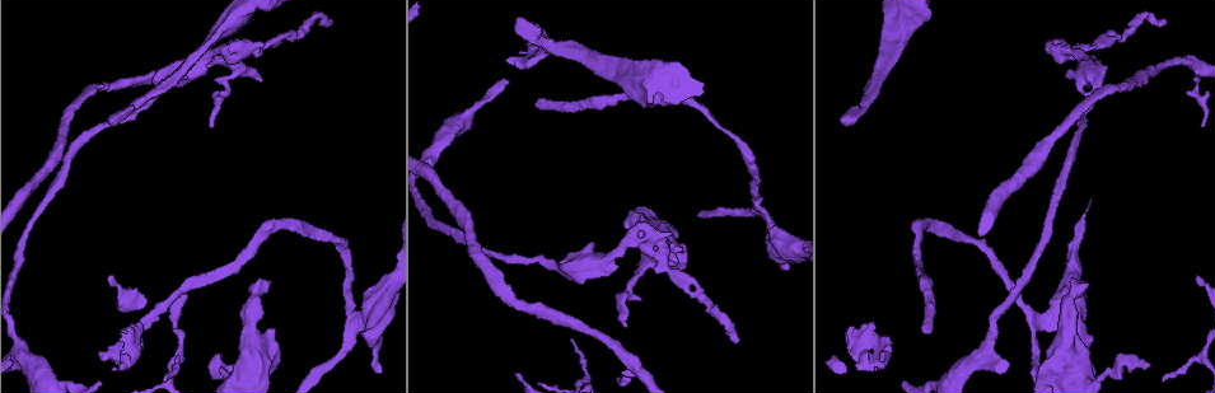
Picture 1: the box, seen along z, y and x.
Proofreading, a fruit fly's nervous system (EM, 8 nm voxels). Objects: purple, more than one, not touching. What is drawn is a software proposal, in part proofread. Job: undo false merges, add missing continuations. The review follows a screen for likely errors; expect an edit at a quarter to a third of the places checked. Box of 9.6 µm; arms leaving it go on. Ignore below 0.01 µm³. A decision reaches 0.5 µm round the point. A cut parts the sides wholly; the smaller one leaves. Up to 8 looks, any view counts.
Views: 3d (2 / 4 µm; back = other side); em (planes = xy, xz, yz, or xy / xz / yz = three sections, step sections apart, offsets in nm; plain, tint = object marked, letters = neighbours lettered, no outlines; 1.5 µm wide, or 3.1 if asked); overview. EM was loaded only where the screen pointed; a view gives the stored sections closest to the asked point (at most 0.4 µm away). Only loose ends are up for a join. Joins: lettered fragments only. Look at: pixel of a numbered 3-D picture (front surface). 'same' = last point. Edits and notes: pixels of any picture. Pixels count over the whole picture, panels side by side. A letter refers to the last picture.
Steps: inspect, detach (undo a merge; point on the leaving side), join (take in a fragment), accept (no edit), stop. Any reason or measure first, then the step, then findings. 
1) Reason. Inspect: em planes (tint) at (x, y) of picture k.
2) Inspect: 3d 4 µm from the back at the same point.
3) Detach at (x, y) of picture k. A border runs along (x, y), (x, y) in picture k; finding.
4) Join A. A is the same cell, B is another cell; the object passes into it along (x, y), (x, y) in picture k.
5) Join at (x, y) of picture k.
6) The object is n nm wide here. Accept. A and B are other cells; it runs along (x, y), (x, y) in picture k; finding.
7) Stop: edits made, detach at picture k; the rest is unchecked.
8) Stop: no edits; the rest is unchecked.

Free end. Inspect: 3d 2 µm from the back at (1148, 365) of picture 1.

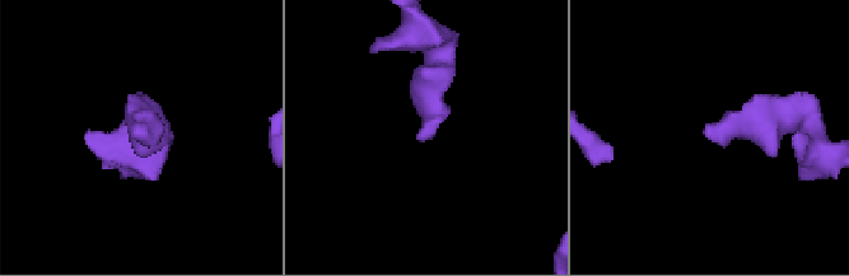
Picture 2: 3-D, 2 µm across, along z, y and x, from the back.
Inspect: em planes (letters) at (708, 137) of picture 2.

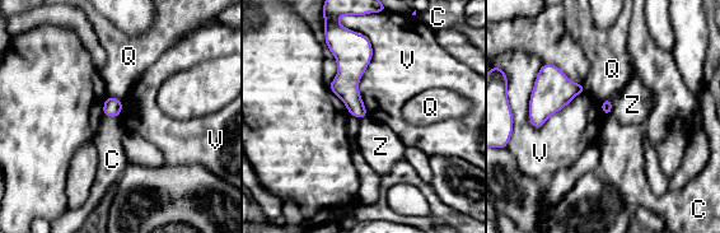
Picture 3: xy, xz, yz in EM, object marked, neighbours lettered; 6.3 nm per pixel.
Accept. C, Q, V and Z are other cells; a border runs along (103, 115), (118, 116) in picture 3; none of them fits.

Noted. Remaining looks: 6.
An open end. Inspect: 3d 2 µm at (678, 261) of picture 1.

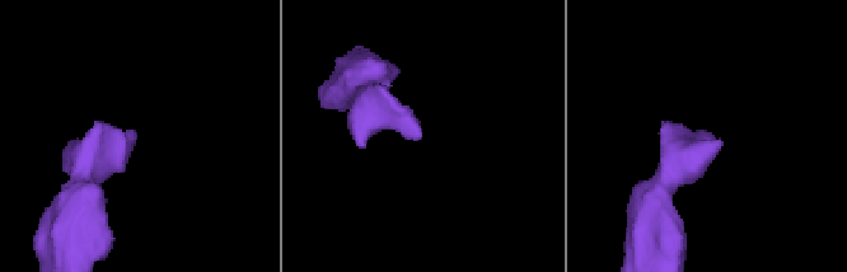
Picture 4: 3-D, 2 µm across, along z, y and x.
Inspect: em planes (letters) at (706, 132) of picture 4.

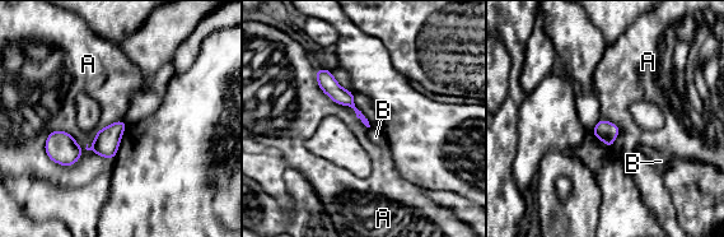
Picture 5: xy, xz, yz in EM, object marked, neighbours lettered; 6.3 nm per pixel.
Accept. A and B are other cells; a border runs along (43, 144), (65, 130), (113, 159) in picture 5; none of them fits.

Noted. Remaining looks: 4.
A narrow waist. Inspect: 3d 2 µm at (538, 261) of picture 1.

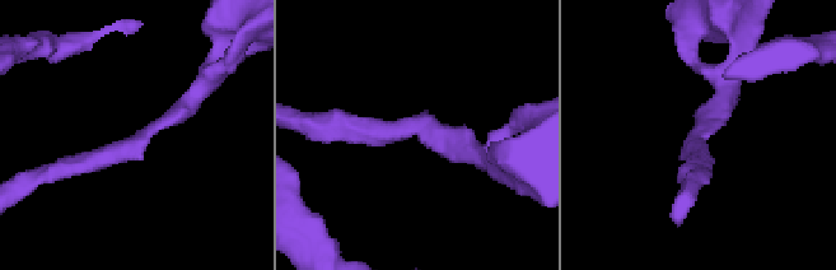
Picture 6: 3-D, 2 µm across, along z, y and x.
Need the tissue. Inspect: em planes (letters) at (694, 137) of picture 6.

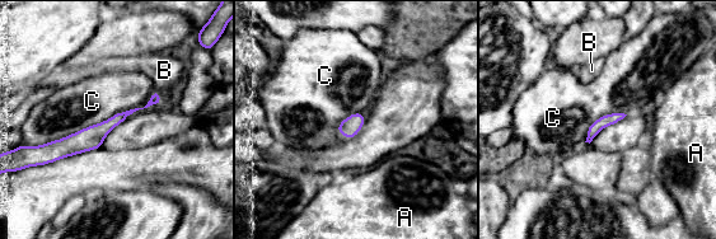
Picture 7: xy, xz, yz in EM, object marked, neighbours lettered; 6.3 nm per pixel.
The object is 80 nm wide here. Accept. A, B and C are other cells; it runs along (155, 98), (89, 139), (41, 149) in picture 7; continuous, no second neuron.

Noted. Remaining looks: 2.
Branch stops here. Inspect: 3d 2 µm from the back at (669, 232) of picture 1.

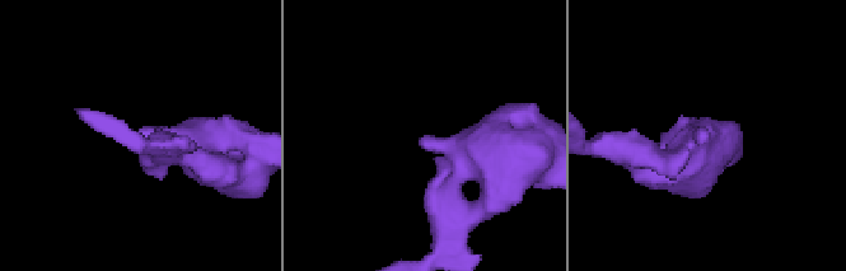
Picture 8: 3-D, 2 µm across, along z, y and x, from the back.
Inspect: em planes (letters) at (141, 129) of picture 8.

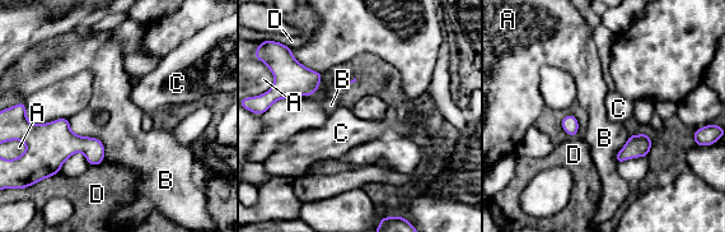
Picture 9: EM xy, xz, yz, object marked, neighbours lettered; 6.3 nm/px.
Accept. A, B, C and D are other cells; a border runs along (104, 159), (89, 166) in picture 9; none of them fits.

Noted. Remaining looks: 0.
Stop: no edits; the rest is unchecked.

